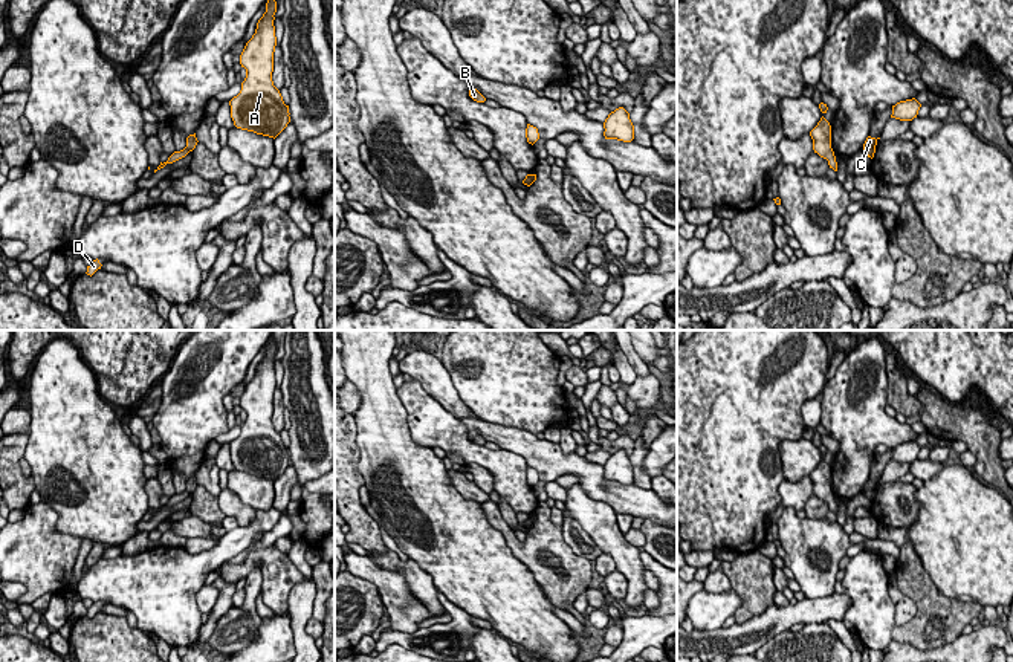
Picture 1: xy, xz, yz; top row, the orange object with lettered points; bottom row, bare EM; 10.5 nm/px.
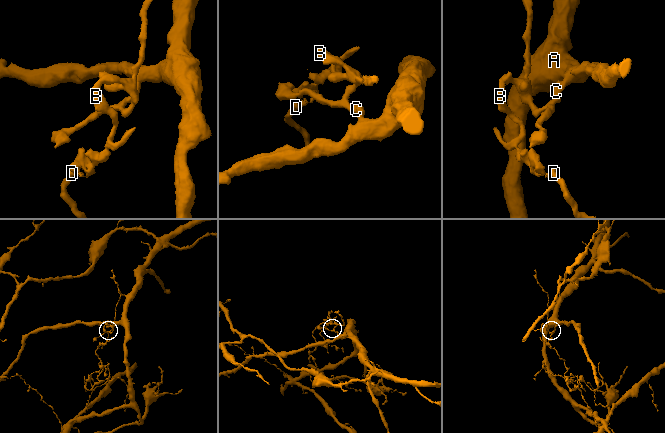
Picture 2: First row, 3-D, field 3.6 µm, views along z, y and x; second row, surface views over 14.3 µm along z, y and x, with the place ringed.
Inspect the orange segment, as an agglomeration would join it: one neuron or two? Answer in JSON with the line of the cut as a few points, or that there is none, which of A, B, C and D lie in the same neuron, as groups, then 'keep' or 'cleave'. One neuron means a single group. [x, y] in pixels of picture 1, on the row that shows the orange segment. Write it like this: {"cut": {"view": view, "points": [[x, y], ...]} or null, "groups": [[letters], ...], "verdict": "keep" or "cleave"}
{"cut": {"view": "xy", "points": [[185, 147], [190, 150]]}, "groups": [["A", "C"], ["B", "D"]], "verdict": "cleave"}

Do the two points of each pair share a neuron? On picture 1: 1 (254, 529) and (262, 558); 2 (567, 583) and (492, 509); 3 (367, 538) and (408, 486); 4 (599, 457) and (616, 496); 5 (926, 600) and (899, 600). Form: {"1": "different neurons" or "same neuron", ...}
{"1": "different neurons", "2": "same neuron", "3": "different neurons", "4": "different neurons", "5": "different neurons"}

